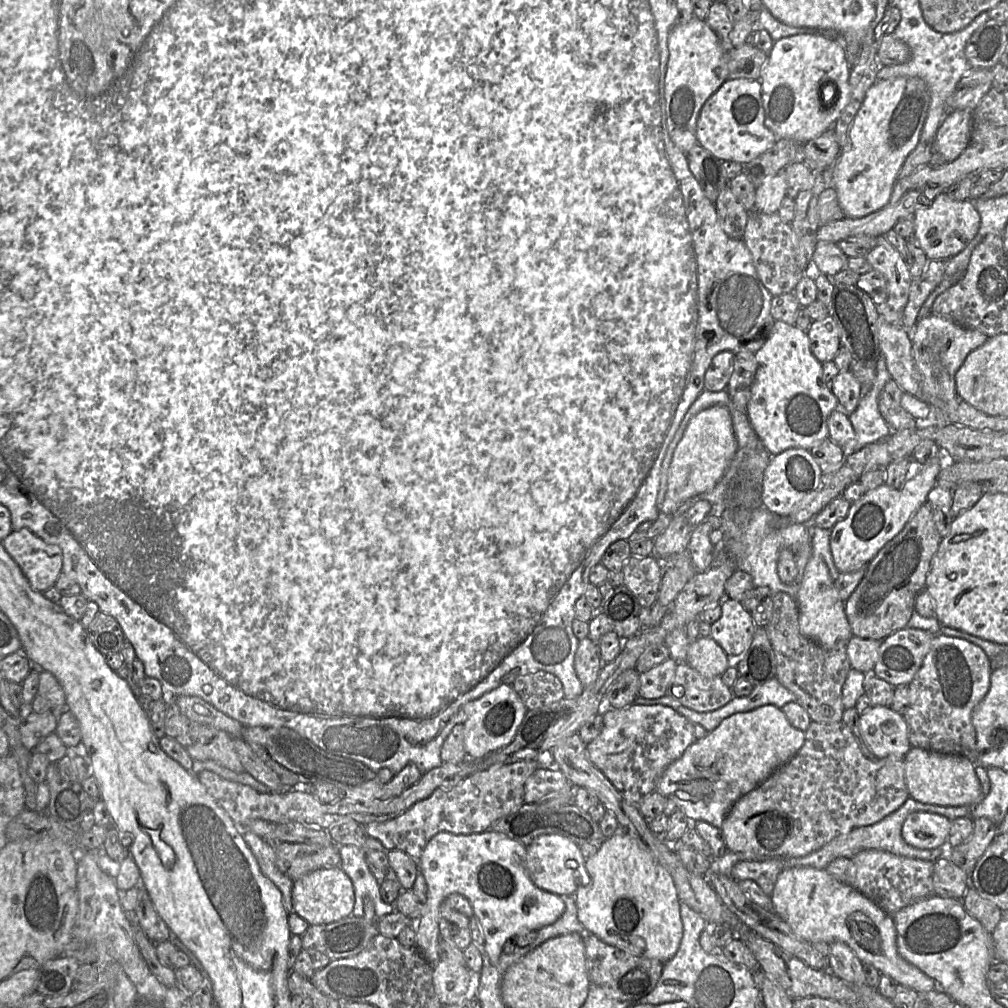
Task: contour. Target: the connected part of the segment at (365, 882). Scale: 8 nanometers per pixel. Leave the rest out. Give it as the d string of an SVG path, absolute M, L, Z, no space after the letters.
M367 835L362 847L354 845L338 846L341 857L340 868L349 876L353 884L355 904L352 915L356 917L364 916L363 899L365 897L369 897L373 902L375 914L379 919L394 912L394 906L382 900L380 884L370 873L365 857L365 853L368 849L385 852L389 850L387 850L379 840Z

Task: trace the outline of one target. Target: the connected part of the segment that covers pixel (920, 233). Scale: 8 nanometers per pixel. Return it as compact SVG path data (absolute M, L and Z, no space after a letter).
M946 192L939 194L926 208L913 215L914 238L929 260L947 260L962 250L974 239L980 227L980 215L973 201L951 199Z

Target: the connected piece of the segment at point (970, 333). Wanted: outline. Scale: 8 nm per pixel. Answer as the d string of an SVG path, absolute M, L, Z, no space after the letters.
M934 314L917 320L908 334L914 362L922 377L921 399L931 407L934 425L944 427L957 423L957 409L962 400L956 392L955 375L968 354L983 345L988 337L978 330L962 327Z

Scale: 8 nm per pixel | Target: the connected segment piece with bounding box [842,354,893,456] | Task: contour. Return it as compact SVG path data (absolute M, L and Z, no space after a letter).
M881 354L875 380L870 388L862 386L862 396L857 408L848 414L855 436L842 446L846 456L869 443L889 436L893 431L879 411L879 395L889 380L891 376L887 370L885 358Z

